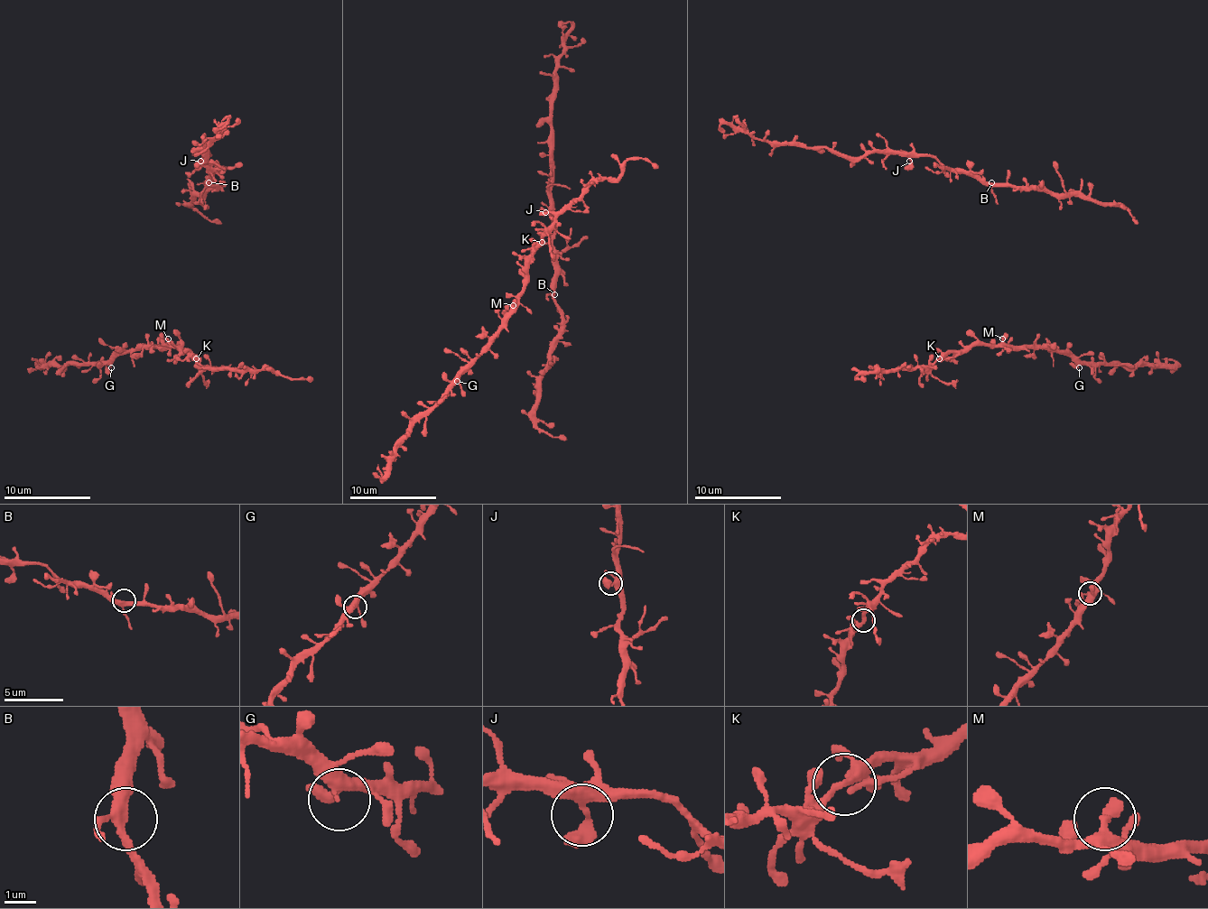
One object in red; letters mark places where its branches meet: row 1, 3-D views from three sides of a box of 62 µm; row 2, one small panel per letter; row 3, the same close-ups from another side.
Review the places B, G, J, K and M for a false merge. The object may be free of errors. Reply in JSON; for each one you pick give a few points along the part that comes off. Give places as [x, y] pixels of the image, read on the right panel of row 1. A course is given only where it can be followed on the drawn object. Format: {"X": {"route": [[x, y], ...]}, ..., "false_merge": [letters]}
{"false_merge": []}

